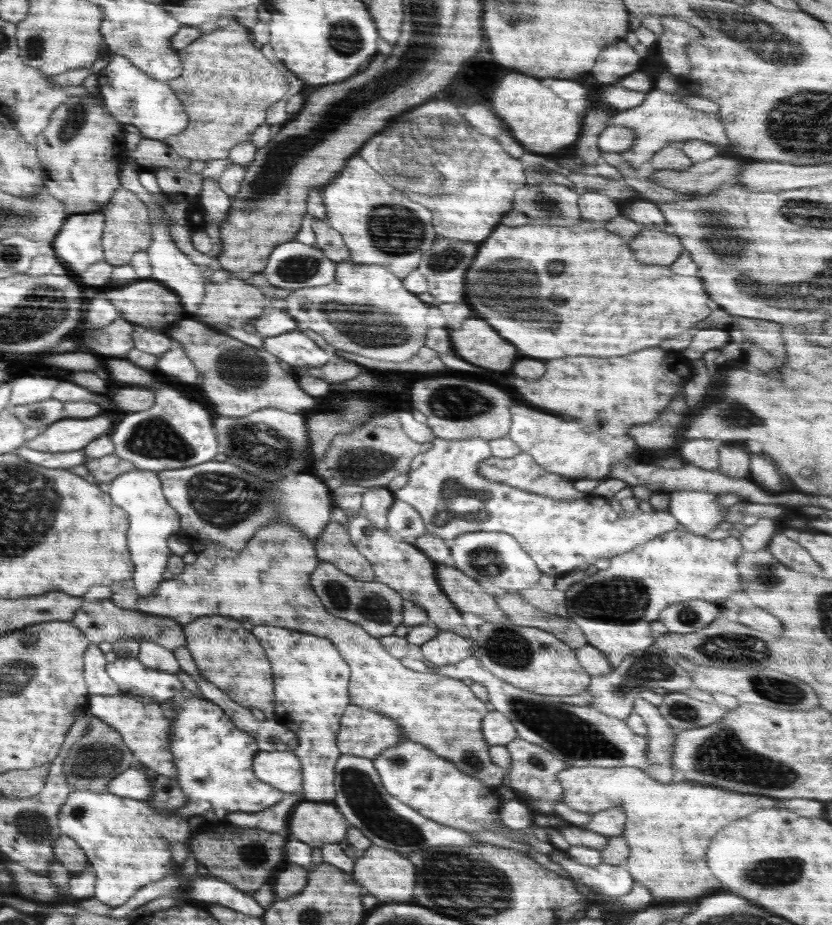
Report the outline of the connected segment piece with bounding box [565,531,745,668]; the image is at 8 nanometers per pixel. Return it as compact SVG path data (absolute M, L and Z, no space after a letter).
M668 531L658 538L653 538L633 548L626 554L616 556L610 562L610 568L600 570L596 574L596 580L594 576L590 576L570 586L565 596L567 613L586 635L588 645L601 650L612 668L617 667L629 654L644 650L655 642L656 636L650 629L650 622L659 620L660 612L668 605L686 602L690 598L700 598L706 602L720 602L724 598L730 598L734 592L738 592L740 571L736 566L736 560L744 552L742 543L736 537L711 540L689 531Z

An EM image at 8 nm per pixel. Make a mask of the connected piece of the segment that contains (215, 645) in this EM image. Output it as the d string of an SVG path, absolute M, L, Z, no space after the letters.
M222 615L202 616L183 629L200 676L222 689L236 704L258 708L266 719L275 718L271 664L252 631L244 629L241 621Z

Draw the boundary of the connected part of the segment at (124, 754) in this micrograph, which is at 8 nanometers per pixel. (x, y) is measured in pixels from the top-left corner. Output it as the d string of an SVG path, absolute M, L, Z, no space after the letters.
M92 718L89 729L70 748L64 759L64 773L72 790L106 790L106 786L122 774L128 767L136 763L137 759L127 747L123 735L118 729L112 728L99 718Z

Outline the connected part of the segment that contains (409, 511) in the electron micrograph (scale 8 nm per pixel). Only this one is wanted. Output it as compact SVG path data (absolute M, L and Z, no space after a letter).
M397 499L388 509L387 530L403 541L408 538L418 538L427 532L418 511L413 506Z

